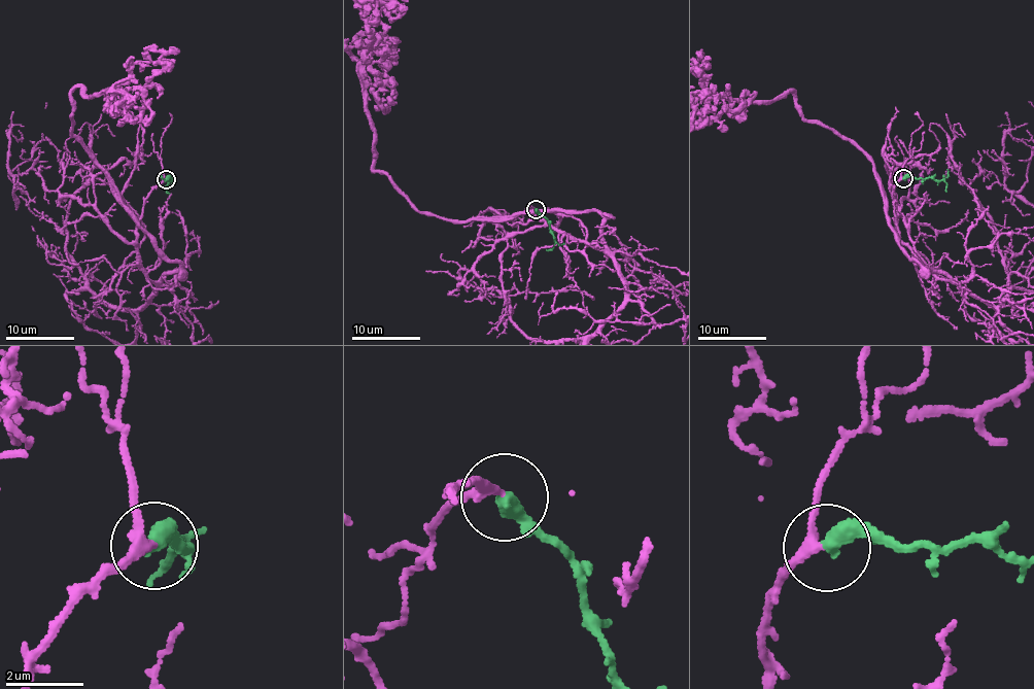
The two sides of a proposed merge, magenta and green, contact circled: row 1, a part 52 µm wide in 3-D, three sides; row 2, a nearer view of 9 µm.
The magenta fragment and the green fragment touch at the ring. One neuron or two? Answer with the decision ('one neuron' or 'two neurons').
one neuron

